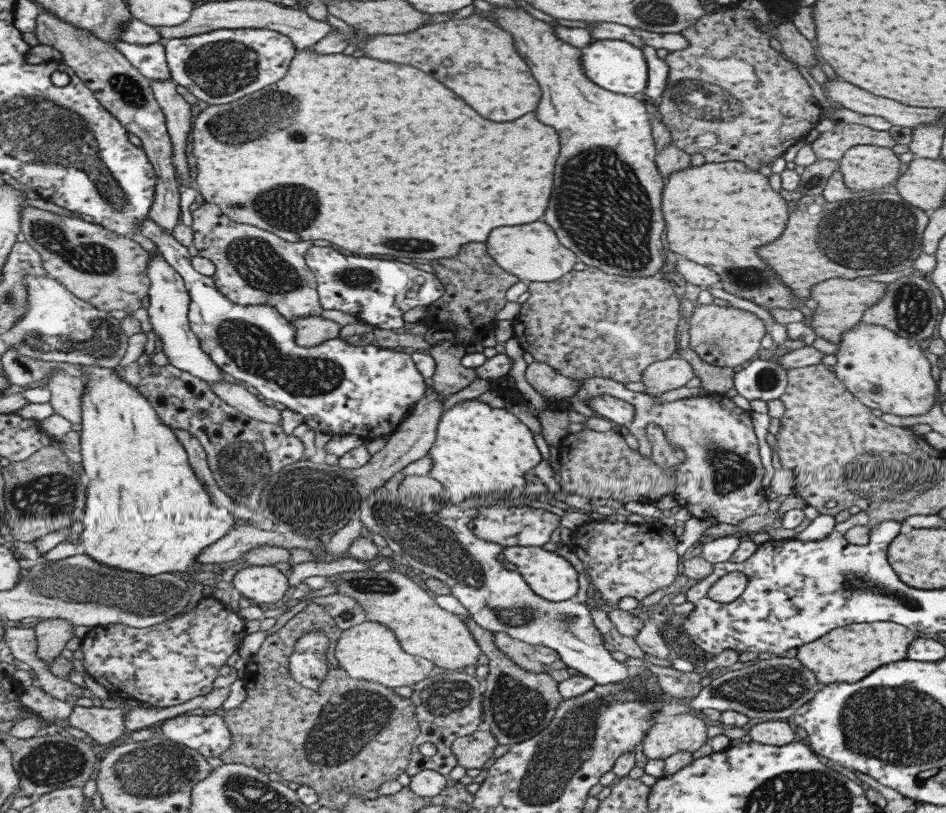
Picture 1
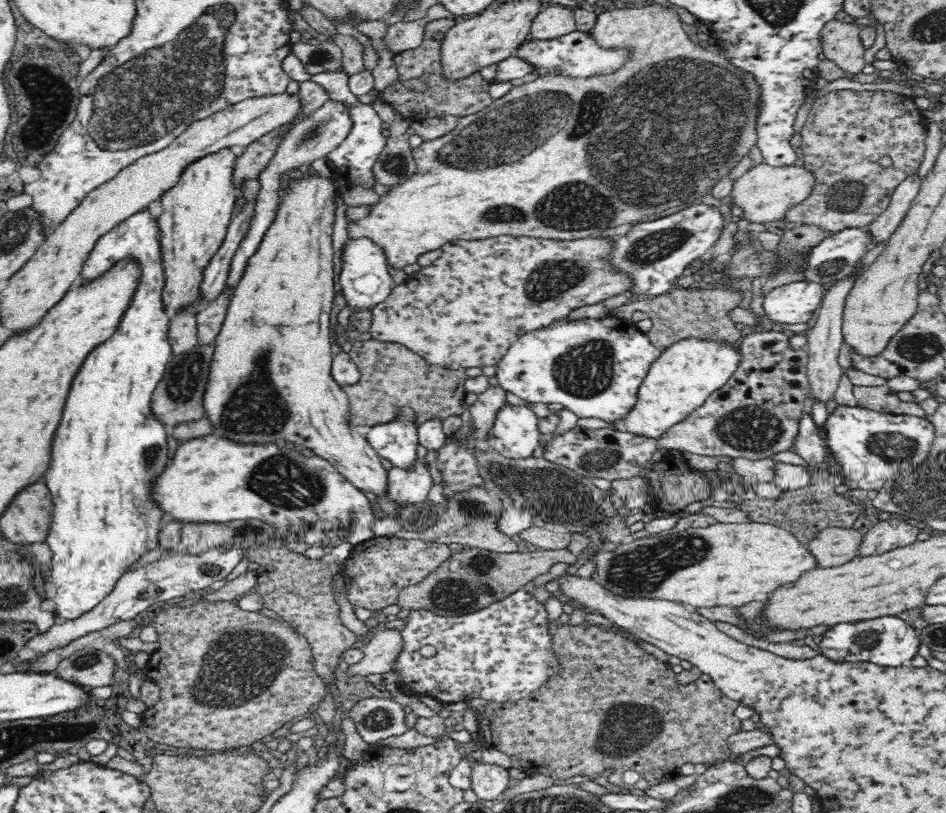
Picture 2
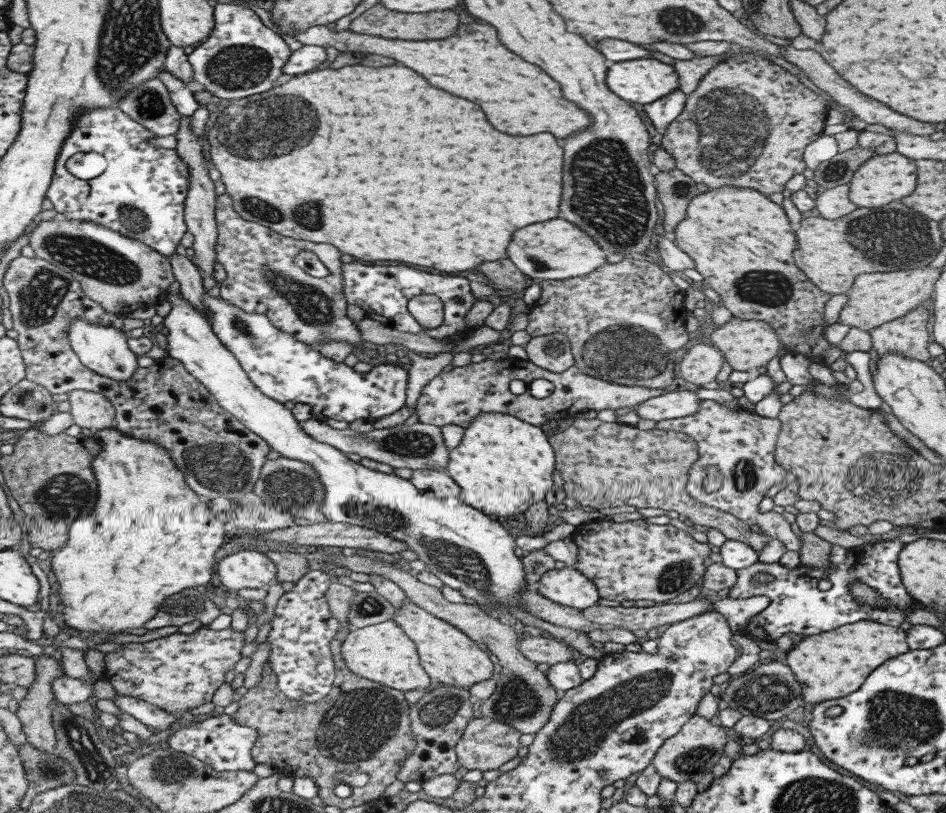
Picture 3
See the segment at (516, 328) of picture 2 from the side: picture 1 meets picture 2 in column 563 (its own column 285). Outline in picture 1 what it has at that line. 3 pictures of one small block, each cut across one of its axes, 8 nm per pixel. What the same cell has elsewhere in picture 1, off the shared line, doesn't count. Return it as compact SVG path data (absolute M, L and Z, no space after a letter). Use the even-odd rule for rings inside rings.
M203 203L190 212L192 223L189 226L193 233L193 246L197 249L197 256L206 258L215 265L213 284L217 291L229 301L241 306L263 305L273 307L285 320L289 318L305 318L307 316L321 317L319 295L315 289L315 277L305 264L305 251L313 246L312 241L287 242L276 234L247 224L229 220L221 213L217 205Z

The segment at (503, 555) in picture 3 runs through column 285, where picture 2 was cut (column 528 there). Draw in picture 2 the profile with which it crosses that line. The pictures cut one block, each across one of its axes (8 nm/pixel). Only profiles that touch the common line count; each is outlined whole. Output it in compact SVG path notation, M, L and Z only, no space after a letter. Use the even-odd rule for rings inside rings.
M507 404L496 416L487 444L510 460L530 458L543 438L537 420L528 408Z

